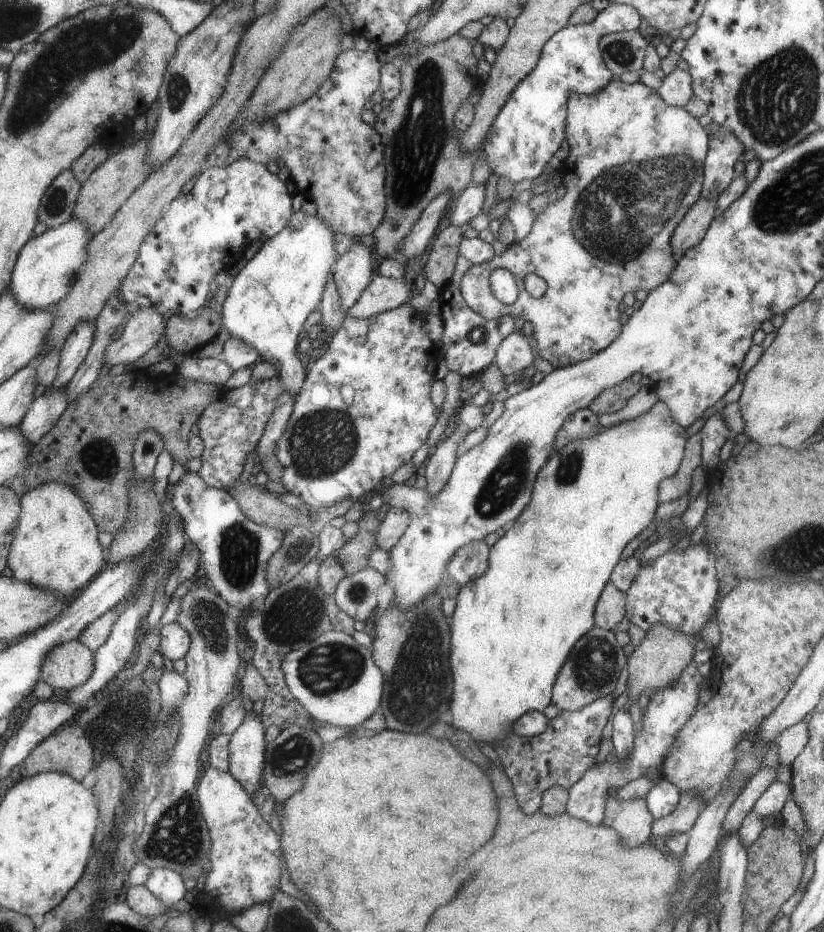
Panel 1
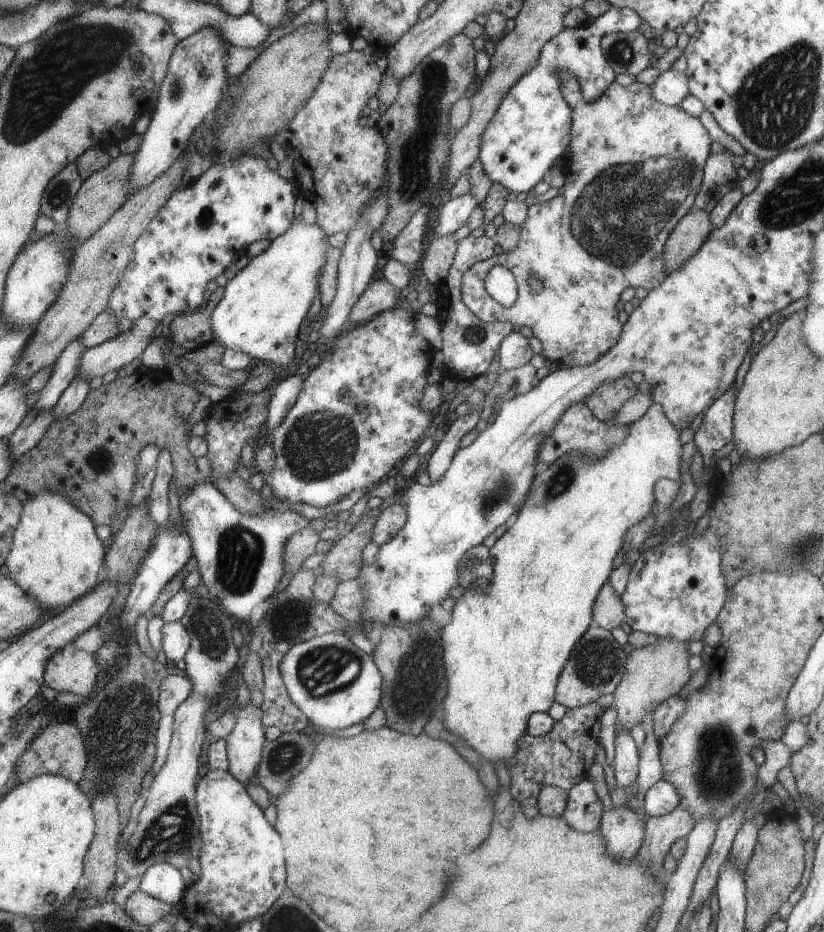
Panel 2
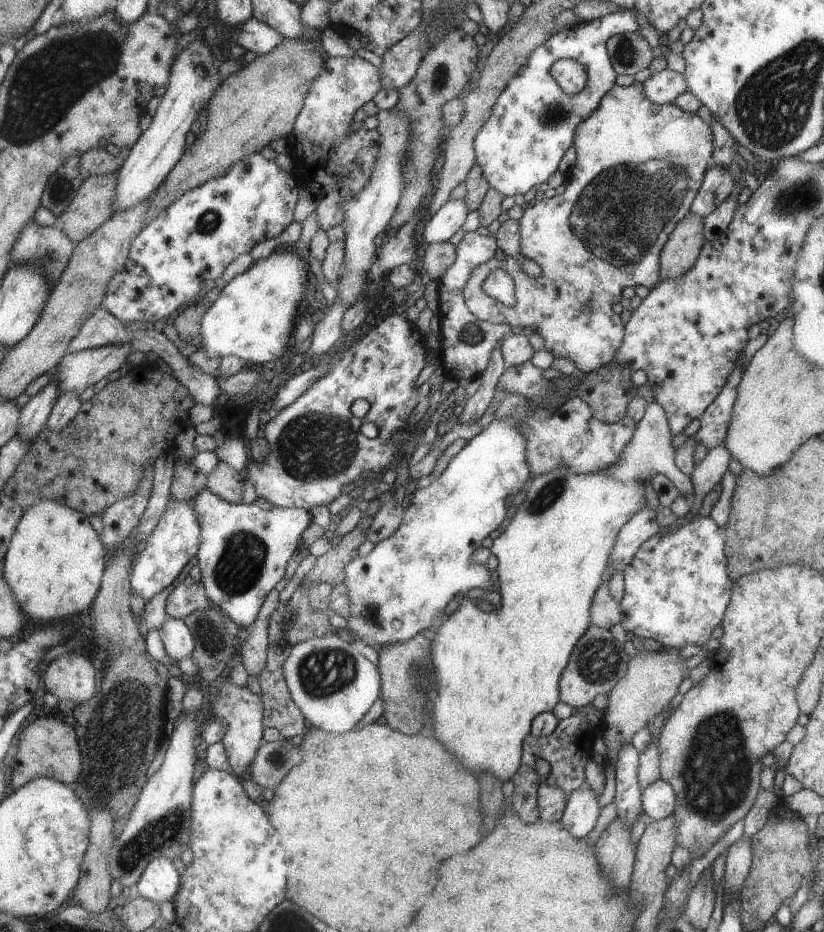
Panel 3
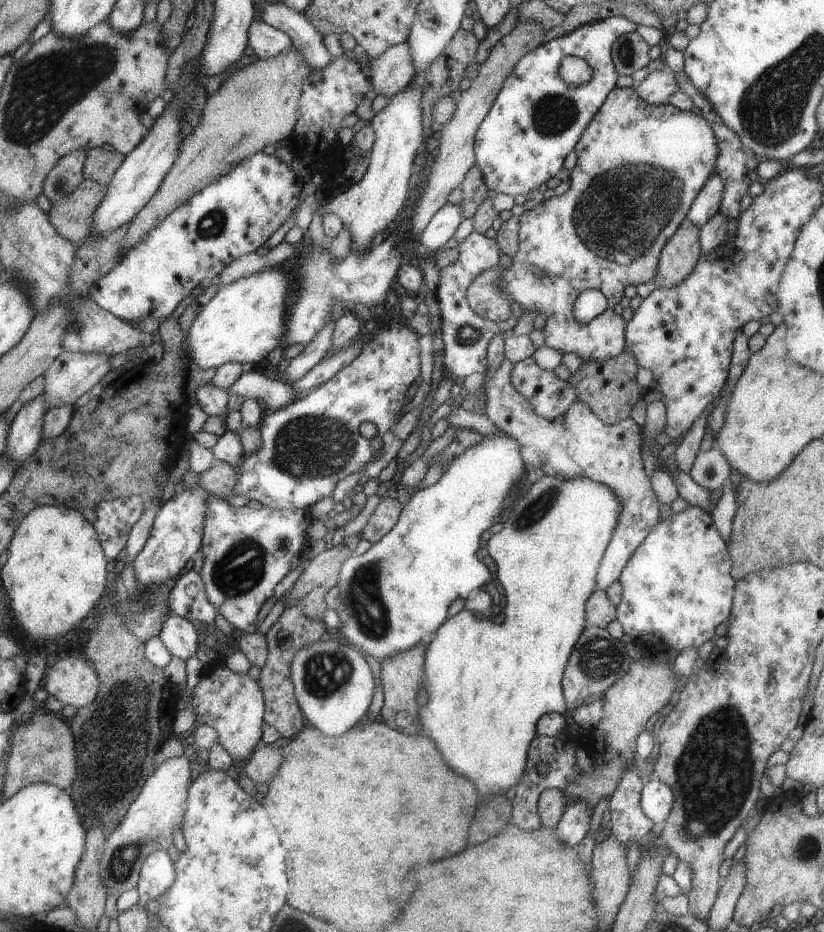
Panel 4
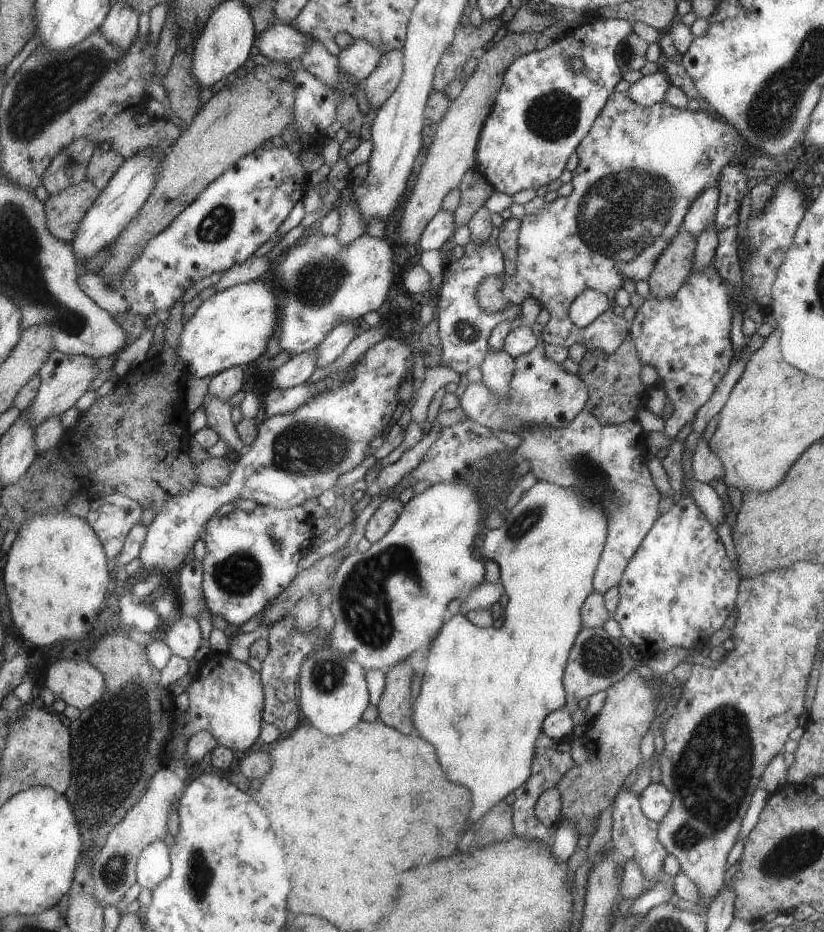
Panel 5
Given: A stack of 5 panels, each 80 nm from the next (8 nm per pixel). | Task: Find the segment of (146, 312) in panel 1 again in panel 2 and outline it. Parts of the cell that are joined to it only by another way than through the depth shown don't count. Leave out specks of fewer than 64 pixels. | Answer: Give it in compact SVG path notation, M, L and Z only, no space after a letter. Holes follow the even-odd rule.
M141 317L134 321L128 331L96 347L89 347L82 356L78 375L91 380L131 364L147 350L154 335L158 335L158 329L159 323L152 318Z

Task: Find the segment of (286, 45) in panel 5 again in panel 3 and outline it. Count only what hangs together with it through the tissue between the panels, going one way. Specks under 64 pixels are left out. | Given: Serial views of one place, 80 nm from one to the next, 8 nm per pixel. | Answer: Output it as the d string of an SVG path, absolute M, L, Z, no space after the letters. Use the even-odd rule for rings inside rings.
M255 15L243 23L240 29L232 30L232 40L257 55L267 54L271 49L277 48L281 39L283 38L280 32L255 18Z

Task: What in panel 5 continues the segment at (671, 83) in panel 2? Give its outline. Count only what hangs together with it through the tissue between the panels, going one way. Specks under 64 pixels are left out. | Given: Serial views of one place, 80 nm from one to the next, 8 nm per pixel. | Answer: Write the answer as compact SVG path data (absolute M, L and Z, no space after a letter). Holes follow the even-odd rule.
M659 69L657 72L642 76L635 83L630 84L627 92L638 105L648 107L655 103L661 103L670 86L669 79Z

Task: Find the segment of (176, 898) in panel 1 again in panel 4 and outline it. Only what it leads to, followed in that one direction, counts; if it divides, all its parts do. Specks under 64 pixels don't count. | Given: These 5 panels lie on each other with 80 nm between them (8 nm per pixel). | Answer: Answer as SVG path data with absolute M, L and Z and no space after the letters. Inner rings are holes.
M161 849L150 854L144 862L137 886L142 907L149 900L157 901L173 886L177 878L177 869L173 857L172 852Z

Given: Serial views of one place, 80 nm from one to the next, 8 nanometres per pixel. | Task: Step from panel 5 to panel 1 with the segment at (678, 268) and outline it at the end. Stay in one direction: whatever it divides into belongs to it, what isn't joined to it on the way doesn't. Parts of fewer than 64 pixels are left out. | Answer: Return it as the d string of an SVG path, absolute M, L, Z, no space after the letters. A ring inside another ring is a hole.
M698 198L696 200L672 233L670 246L673 248L674 262L704 237L716 215L715 199Z

